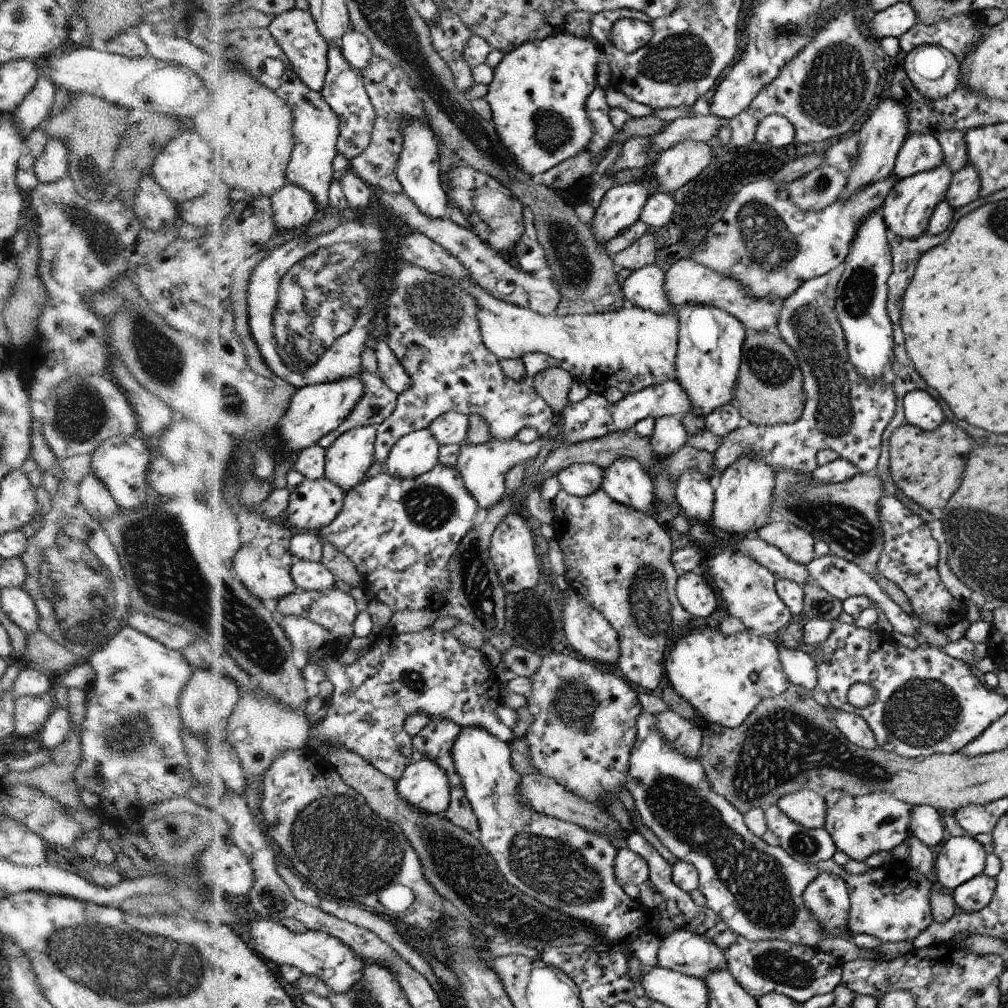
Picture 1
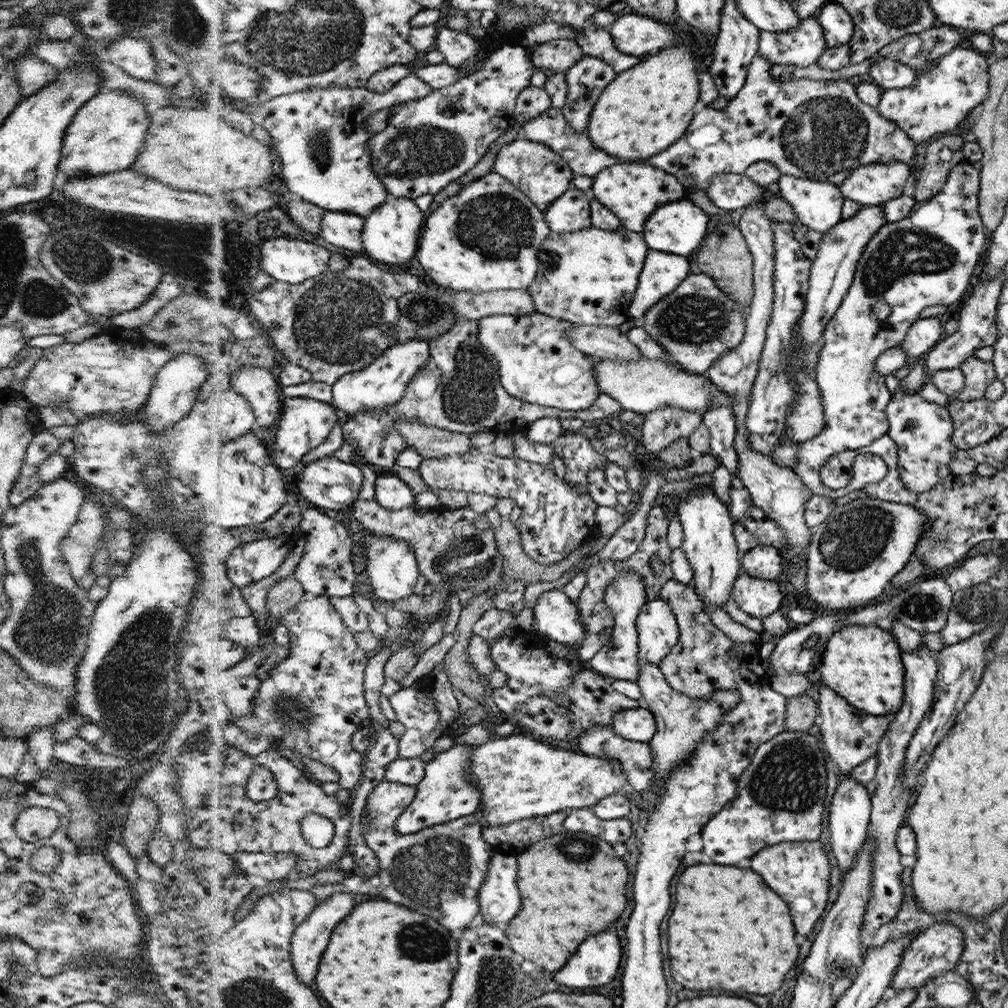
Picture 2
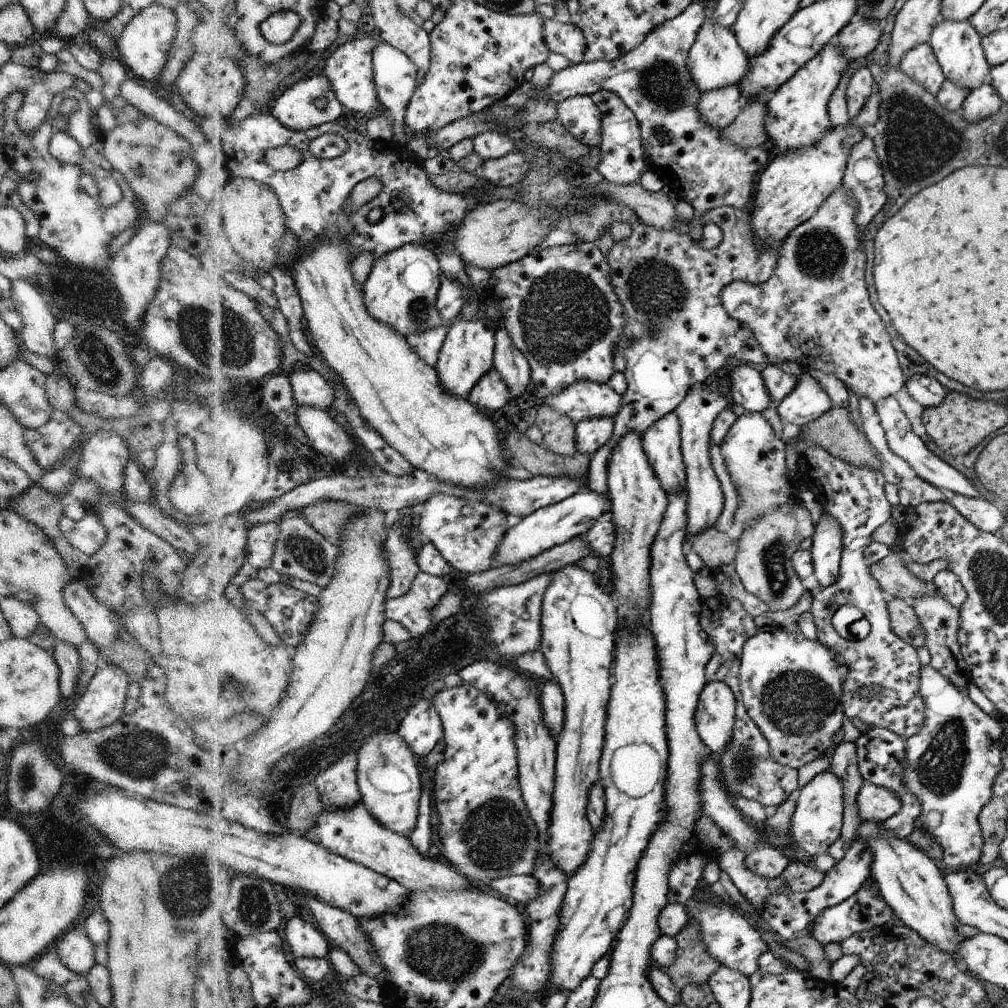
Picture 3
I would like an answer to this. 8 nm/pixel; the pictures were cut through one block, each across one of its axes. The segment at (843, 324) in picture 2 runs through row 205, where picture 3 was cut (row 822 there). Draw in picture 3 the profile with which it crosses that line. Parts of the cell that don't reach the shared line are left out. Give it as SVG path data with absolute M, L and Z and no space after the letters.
M929 663L922 666L919 677L919 694L926 702L927 720L920 729L920 734L906 741L906 768L902 772L902 782L920 802L920 814L916 822L922 830L926 830L932 838L936 838L943 850L942 865L950 871L960 872L976 864L982 854L983 829L978 826L980 814L992 798L992 784L1002 770L1002 748L1004 748L1004 732L1002 726L994 720L982 707L972 702L966 689L960 690L950 679L944 678Z

